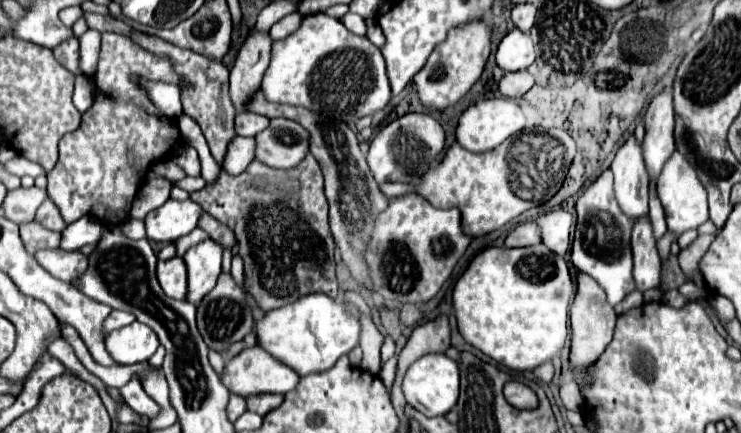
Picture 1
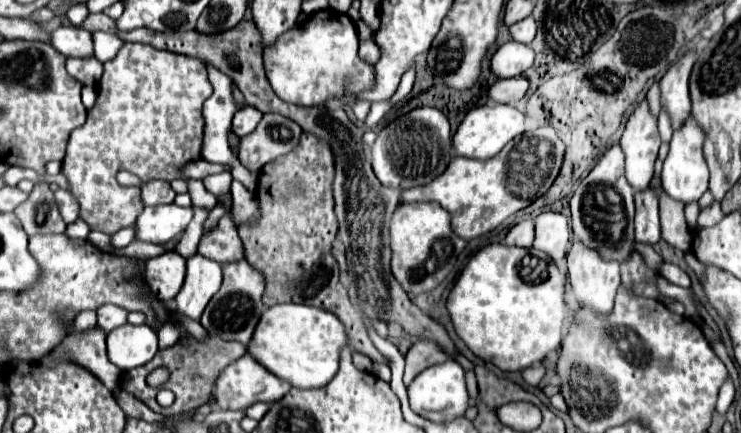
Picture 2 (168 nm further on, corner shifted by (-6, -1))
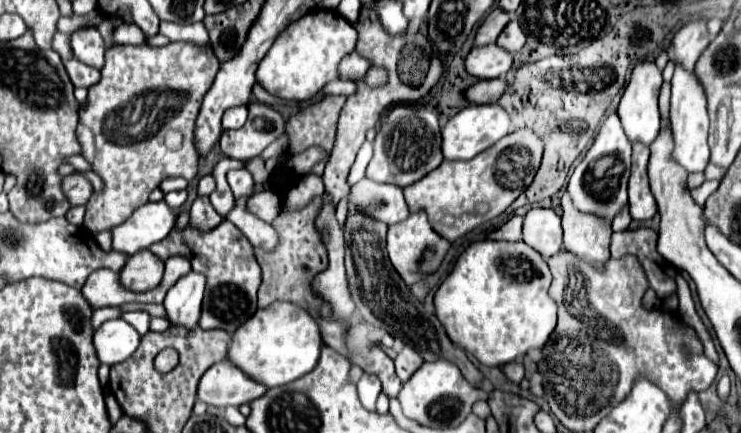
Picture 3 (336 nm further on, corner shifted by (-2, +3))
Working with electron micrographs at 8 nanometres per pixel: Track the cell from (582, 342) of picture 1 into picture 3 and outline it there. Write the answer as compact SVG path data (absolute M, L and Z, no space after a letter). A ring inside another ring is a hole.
M568 191L562 195L564 247L600 267L610 257L612 223L594 213L582 213L572 205Z

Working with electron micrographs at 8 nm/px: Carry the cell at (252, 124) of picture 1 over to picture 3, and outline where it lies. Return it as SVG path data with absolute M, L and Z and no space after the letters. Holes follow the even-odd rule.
M246 105L230 107L230 109L222 115L222 127L224 127L224 129L238 129L238 127L242 127L242 123L246 121L246 117L248 117Z

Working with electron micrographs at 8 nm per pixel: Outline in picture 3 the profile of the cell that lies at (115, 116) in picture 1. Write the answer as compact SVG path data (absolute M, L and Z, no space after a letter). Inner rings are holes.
M190 41L168 43L164 47L130 47L118 45L106 51L106 65L102 69L102 79L88 89L86 103L80 105L80 123L76 129L78 141L82 145L82 157L94 165L94 171L104 179L104 191L92 193L84 227L94 235L108 231L118 223L124 223L136 207L148 201L152 189L166 177L192 179L198 171L198 153L194 147L194 123L214 75L218 73L220 61L216 59L210 45L200 47Z

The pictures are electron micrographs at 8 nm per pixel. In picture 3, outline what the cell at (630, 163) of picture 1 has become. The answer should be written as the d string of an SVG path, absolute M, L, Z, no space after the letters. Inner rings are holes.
M642 61L632 69L632 77L624 89L624 95L618 105L618 115L622 119L622 127L630 141L640 141L644 145L652 143L660 131L660 113L658 113L658 91L662 85L662 71L654 61Z

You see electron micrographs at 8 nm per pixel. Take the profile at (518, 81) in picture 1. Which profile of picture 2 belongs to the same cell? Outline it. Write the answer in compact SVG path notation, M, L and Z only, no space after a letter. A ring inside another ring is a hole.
M512 77L512 79L498 79L490 91L488 97L496 103L516 103L520 101L526 91L528 91L530 83L526 77Z

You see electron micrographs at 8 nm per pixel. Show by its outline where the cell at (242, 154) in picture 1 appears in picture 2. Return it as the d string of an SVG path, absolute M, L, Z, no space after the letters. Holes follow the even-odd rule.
M232 181L230 185L230 193L232 193L232 217L236 221L236 225L246 223L246 219L254 219L254 215L258 215L258 201L254 199L254 193L246 191L246 187L240 181Z

